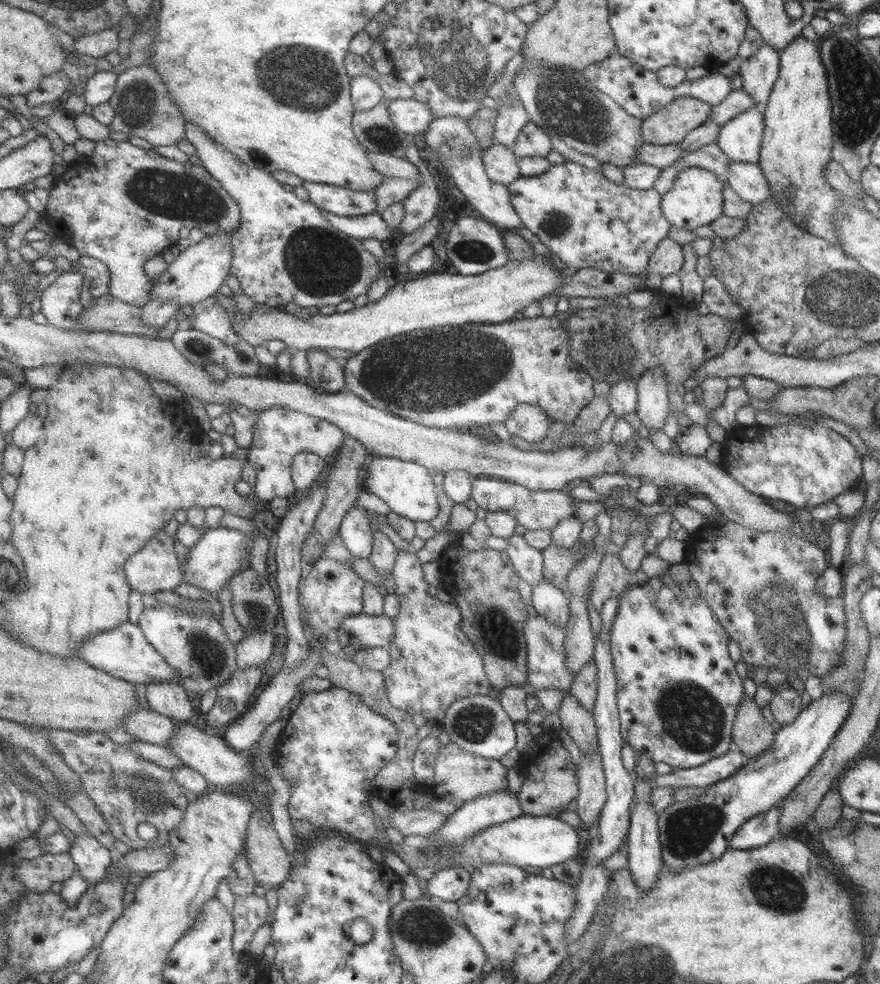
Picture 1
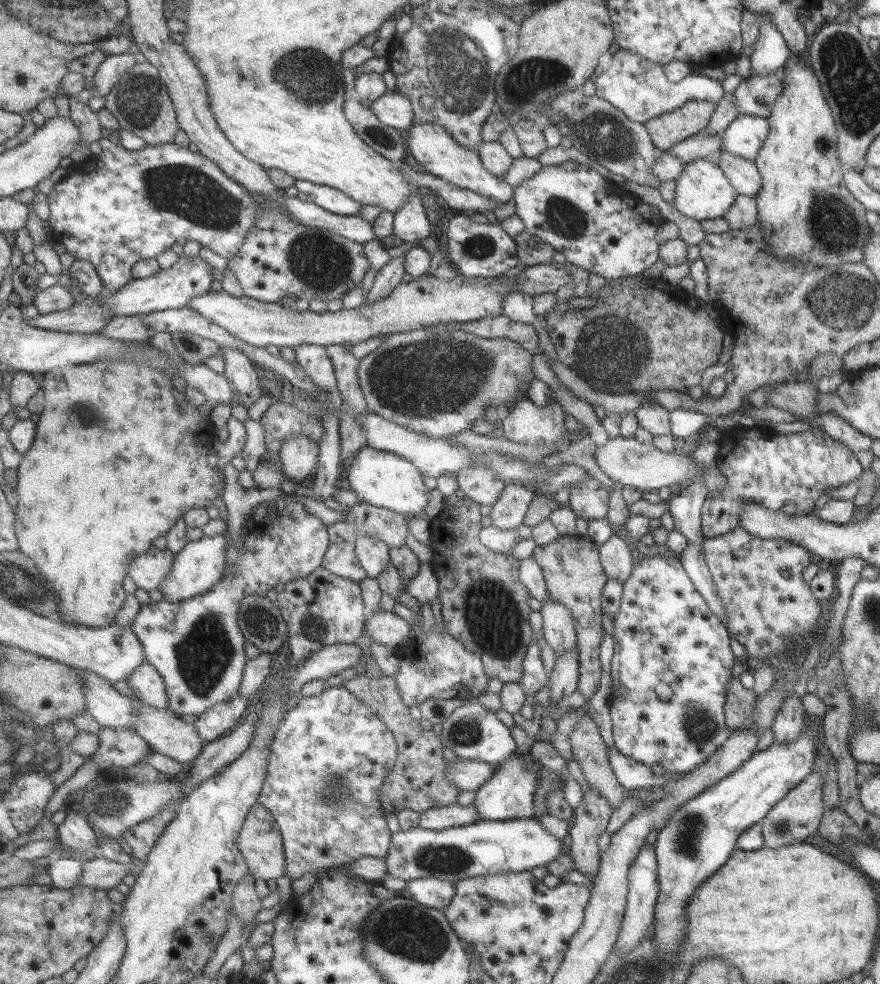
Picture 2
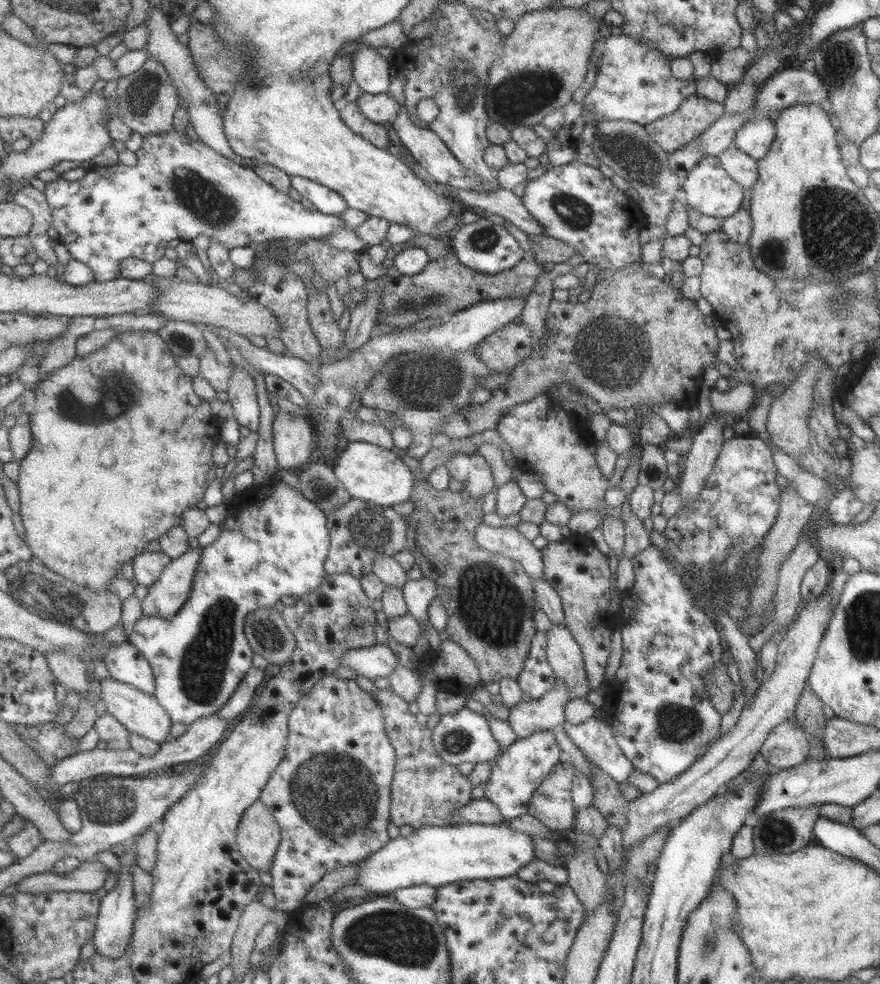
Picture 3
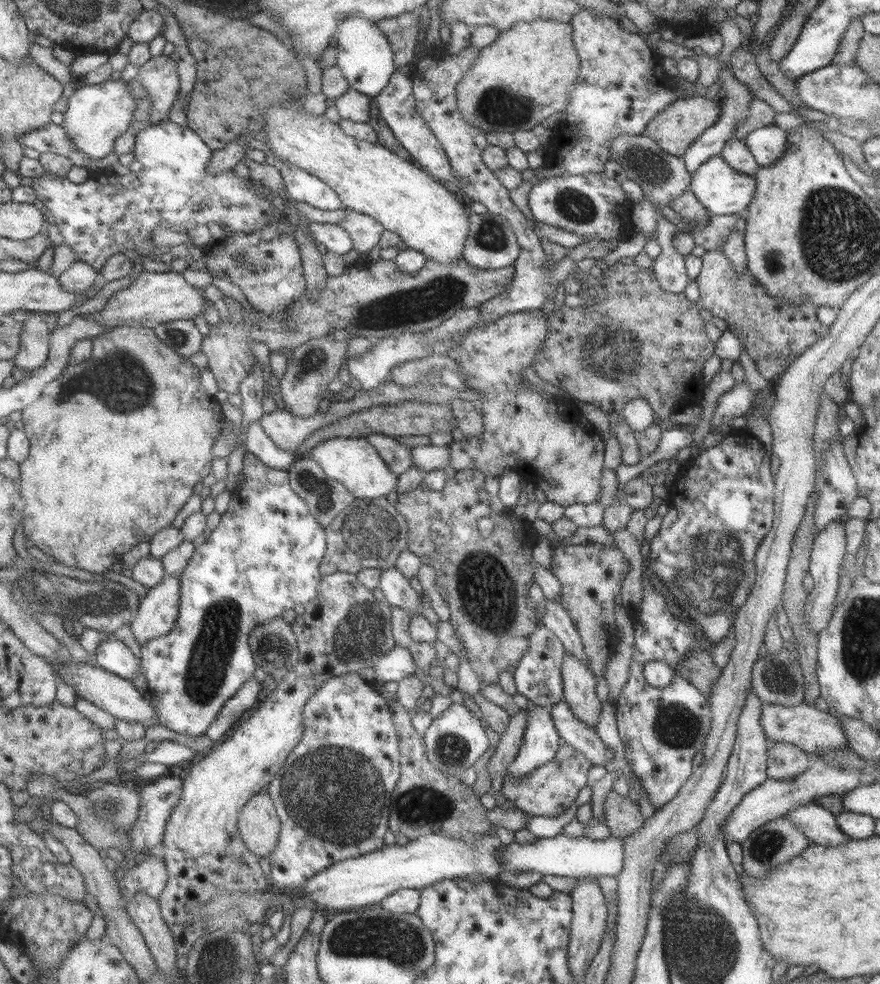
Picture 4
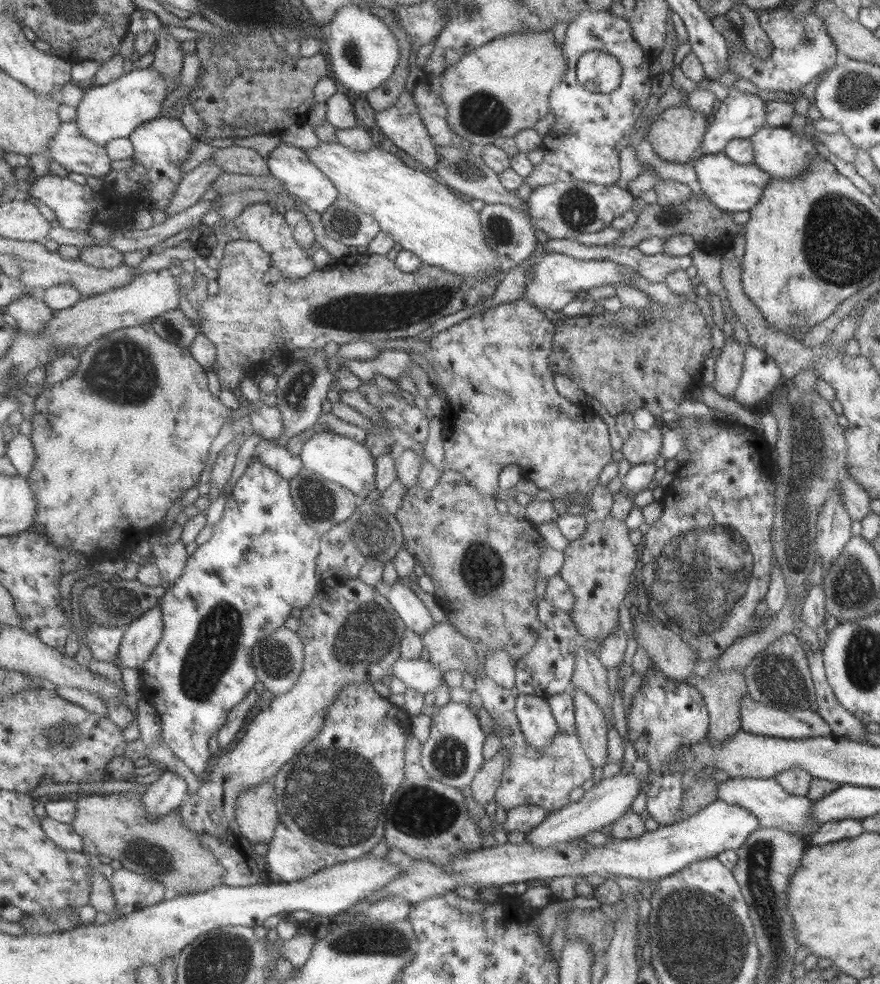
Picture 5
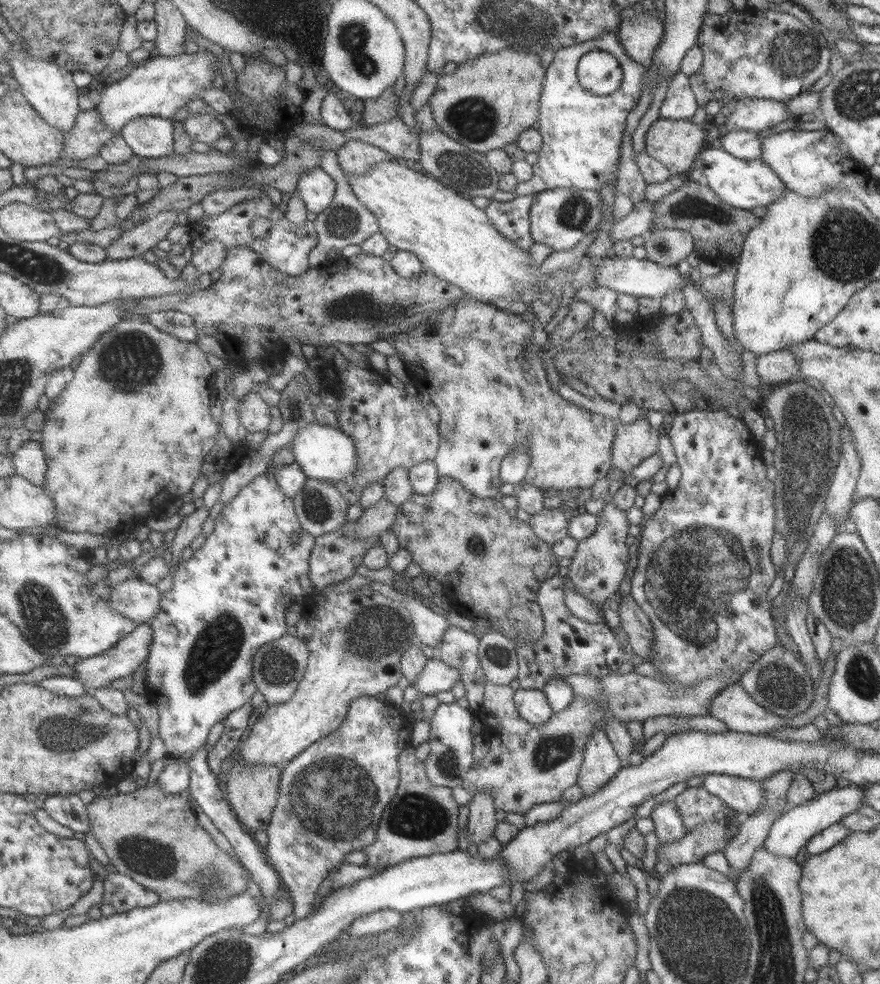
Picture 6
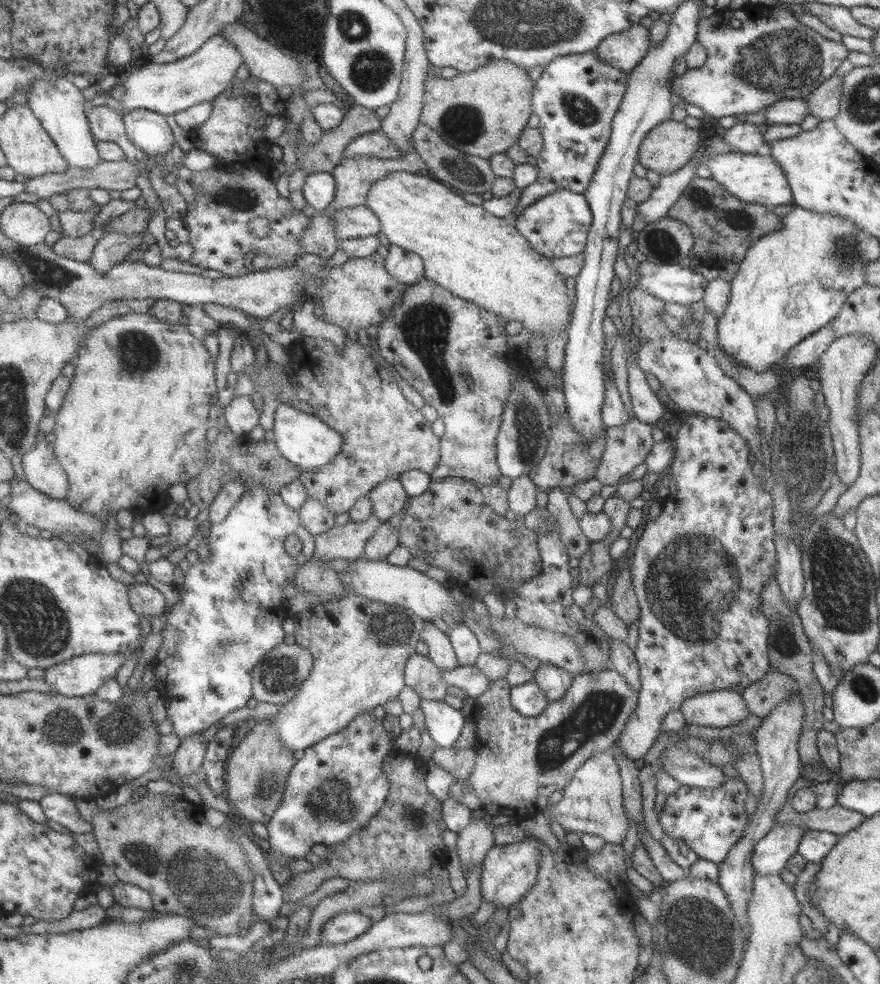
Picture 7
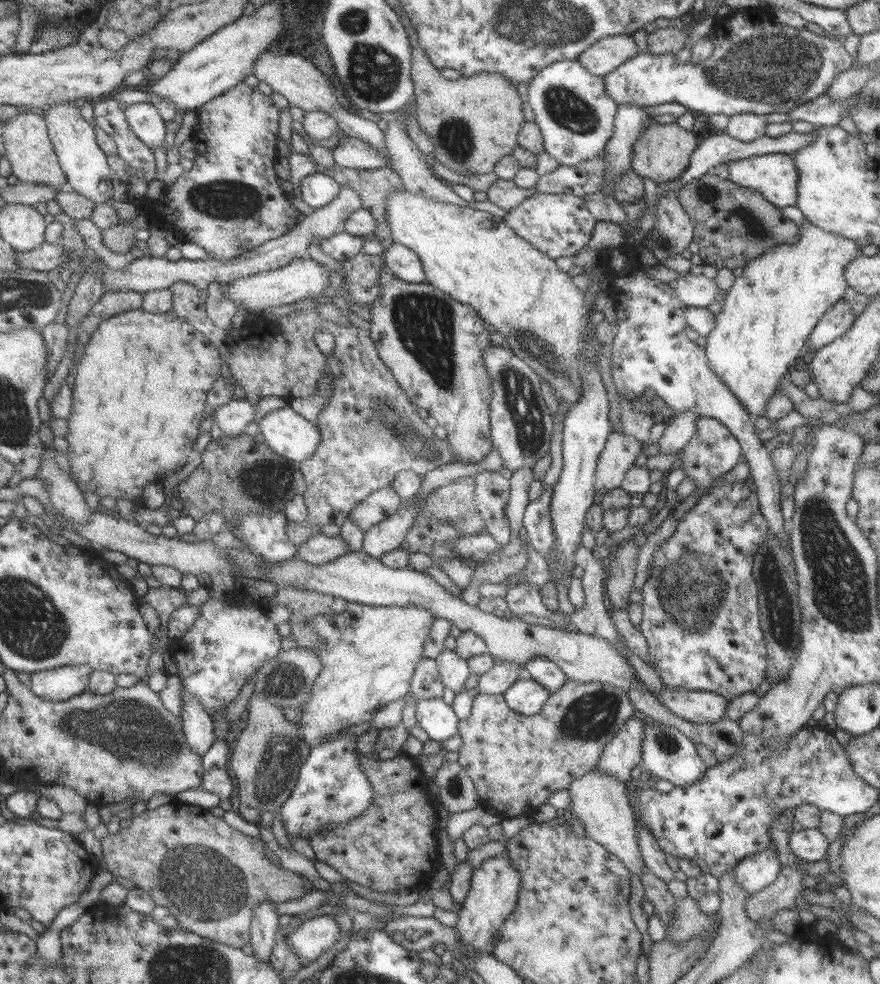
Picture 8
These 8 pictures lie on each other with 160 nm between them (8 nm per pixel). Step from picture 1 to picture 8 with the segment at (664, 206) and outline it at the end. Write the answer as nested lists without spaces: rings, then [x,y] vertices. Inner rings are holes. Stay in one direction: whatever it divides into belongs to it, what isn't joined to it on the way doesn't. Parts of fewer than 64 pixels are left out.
[[[771,153],[760,154],[739,160],[727,162],[728,178],[737,186],[742,186],[758,192],[767,202],[770,202],[778,209],[783,206],[793,206],[796,204],[798,170],[795,166],[794,158],[790,154]]]

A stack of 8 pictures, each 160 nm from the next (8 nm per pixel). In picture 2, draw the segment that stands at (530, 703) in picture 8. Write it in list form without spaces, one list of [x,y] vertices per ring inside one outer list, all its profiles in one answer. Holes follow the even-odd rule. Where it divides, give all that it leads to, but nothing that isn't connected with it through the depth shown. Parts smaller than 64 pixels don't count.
[[[513,752],[499,768],[493,772],[493,776],[483,782],[475,791],[472,805],[477,809],[481,821],[503,821],[515,818],[534,817],[534,795],[537,789],[537,769],[525,768],[523,755]]]

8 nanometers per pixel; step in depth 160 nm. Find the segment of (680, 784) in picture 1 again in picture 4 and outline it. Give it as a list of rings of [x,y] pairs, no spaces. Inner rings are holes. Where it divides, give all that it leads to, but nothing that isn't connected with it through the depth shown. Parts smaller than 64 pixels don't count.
[[[565,701],[553,704],[548,710],[558,736],[567,746],[583,754],[592,765],[604,766],[612,761],[613,750],[604,746],[593,727],[585,726],[572,714]]]

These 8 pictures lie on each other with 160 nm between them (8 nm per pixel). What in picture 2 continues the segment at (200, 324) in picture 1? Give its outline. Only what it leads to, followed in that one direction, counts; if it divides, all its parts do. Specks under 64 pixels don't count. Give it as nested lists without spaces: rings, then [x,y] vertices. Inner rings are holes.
[[[223,346],[224,374],[227,383],[231,384],[234,404],[246,409],[260,397],[262,379],[257,378],[255,368],[250,360],[237,349]]]

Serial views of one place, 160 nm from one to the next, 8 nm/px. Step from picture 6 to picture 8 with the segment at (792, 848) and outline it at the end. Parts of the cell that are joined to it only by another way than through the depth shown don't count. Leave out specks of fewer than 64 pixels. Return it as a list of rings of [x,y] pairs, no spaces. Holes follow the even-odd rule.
[[[773,842],[749,857],[743,858],[732,868],[734,882],[747,894],[756,893],[775,880],[782,865],[779,863]]]

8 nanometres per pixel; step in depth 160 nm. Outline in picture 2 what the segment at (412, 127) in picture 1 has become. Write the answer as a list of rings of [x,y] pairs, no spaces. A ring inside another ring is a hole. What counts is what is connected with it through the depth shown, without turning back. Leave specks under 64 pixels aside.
[[[385,91],[371,101],[370,109],[385,126],[406,131],[414,122],[410,102],[397,92]]]

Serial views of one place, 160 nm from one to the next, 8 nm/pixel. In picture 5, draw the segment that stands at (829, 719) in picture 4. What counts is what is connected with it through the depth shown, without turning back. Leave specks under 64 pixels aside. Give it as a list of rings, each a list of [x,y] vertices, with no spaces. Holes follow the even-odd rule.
[[[747,693],[739,704],[739,729],[773,738],[801,739],[832,734],[829,725],[809,709],[783,712],[753,700]]]

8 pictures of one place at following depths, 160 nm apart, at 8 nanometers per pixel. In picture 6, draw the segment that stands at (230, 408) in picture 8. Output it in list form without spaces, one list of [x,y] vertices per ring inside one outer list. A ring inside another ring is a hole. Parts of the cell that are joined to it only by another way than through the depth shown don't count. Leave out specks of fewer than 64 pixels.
[[[251,390],[243,395],[236,408],[239,426],[244,427],[247,433],[266,430],[271,420],[267,407],[268,404],[256,390]]]

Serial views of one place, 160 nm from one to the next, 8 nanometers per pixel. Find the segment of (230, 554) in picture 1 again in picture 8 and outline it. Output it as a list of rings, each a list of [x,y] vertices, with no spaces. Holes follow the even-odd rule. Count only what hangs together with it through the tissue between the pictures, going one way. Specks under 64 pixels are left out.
[[[87,664],[39,670],[31,674],[30,688],[43,700],[66,701],[90,690],[93,671]]]

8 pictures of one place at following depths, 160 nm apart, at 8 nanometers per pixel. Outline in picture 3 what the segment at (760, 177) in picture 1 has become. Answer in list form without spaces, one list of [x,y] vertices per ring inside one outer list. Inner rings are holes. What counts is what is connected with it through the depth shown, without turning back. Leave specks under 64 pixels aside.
[[[734,145],[729,146],[717,155],[721,166],[726,173],[735,181],[743,190],[749,190],[758,177],[756,160],[739,150]]]

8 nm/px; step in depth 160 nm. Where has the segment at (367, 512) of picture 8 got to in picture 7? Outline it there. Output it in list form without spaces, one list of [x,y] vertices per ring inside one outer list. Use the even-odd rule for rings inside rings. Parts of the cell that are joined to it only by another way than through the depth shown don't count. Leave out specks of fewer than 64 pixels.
[[[398,478],[381,482],[375,485],[368,494],[371,515],[377,517],[377,521],[388,522],[394,514],[401,511],[403,502],[408,498]]]

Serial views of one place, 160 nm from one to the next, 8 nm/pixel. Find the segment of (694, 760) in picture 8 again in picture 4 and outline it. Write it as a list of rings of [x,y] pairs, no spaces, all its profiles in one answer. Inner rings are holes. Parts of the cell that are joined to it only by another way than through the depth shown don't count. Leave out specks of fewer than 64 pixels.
[[[813,801],[794,806],[781,817],[796,826],[813,844],[843,846],[851,840],[837,828],[835,815]]]

